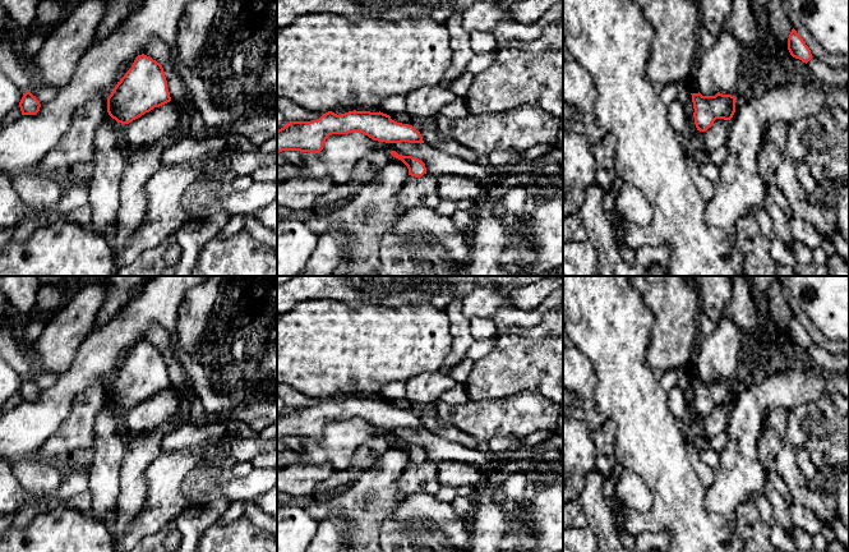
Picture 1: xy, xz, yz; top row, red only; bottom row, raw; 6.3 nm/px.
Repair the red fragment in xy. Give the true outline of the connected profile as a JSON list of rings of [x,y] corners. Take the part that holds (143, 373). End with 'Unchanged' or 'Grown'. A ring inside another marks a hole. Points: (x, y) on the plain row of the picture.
[[[142,340],[107,383],[107,399],[117,409],[129,410],[170,387],[162,351]]]. Unchanged

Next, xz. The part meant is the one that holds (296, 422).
[[[332,397],[312,408],[291,408],[277,417],[277,438],[300,437],[320,440],[326,426],[332,420],[360,418],[373,427],[386,429],[424,429],[412,411],[397,409],[389,401],[370,397],[349,397],[337,401]]]. Unchanged

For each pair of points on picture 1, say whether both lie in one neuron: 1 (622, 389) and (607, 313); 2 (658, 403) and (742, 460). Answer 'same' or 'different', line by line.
1: same
2: different

